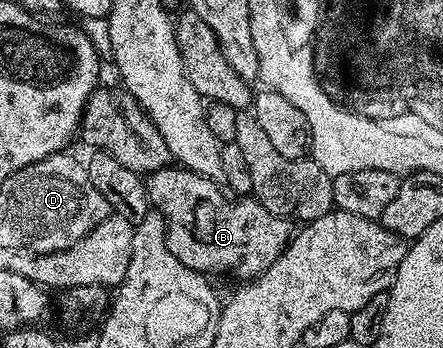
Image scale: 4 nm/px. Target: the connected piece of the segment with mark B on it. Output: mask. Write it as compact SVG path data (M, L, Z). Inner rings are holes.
M182 167L159 169L156 173L146 174L145 180L147 200L154 212L163 216L169 251L173 251L173 255L177 255L185 267L198 269L204 275L232 273L235 277L243 277L239 279L254 279L283 254L293 236L293 225L288 218L273 215L273 211L265 211L265 207L261 207L254 196L243 195L236 199L228 195L218 180L202 177Z

